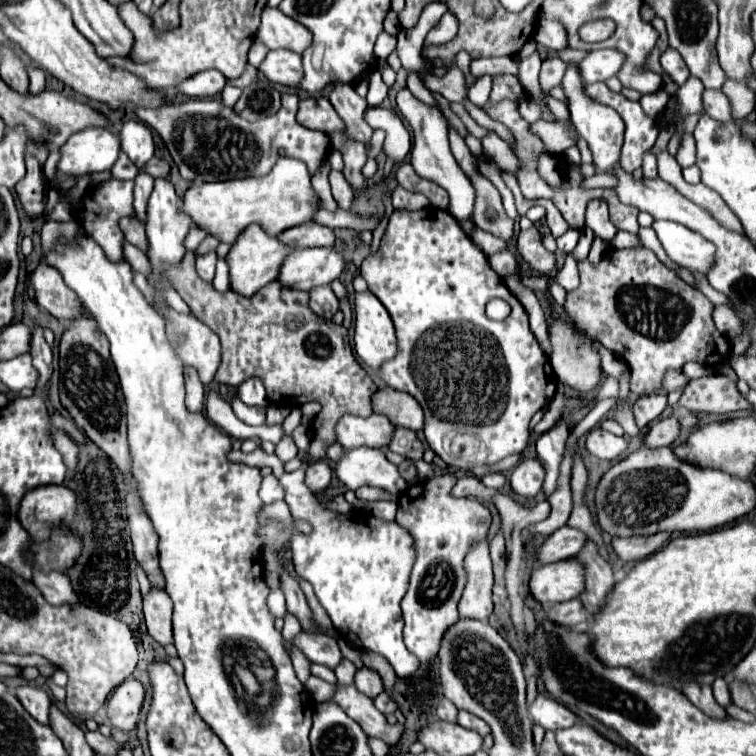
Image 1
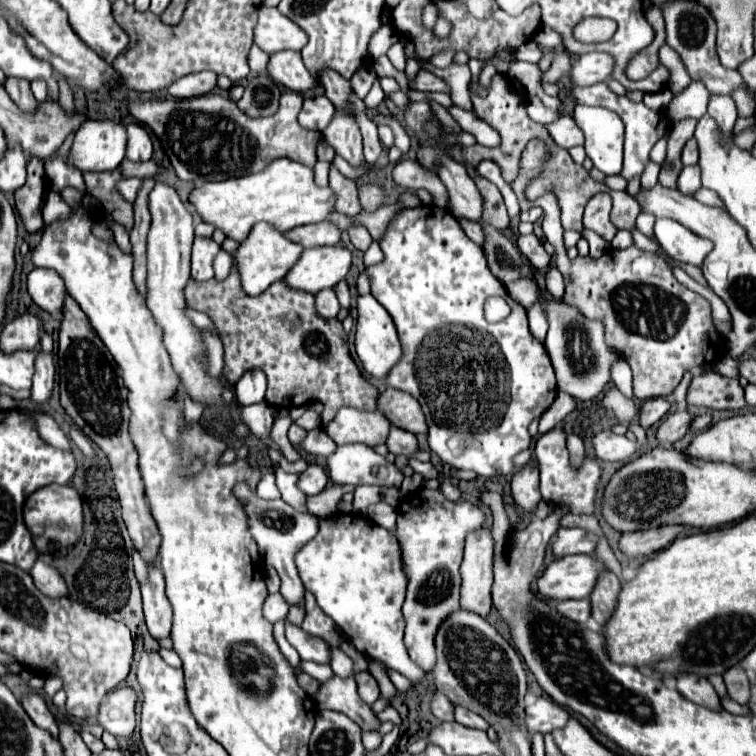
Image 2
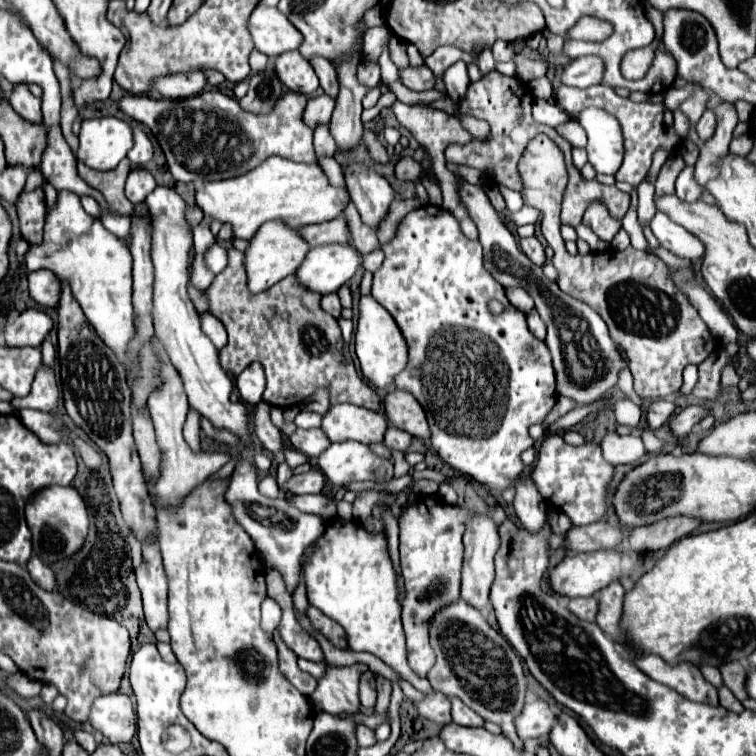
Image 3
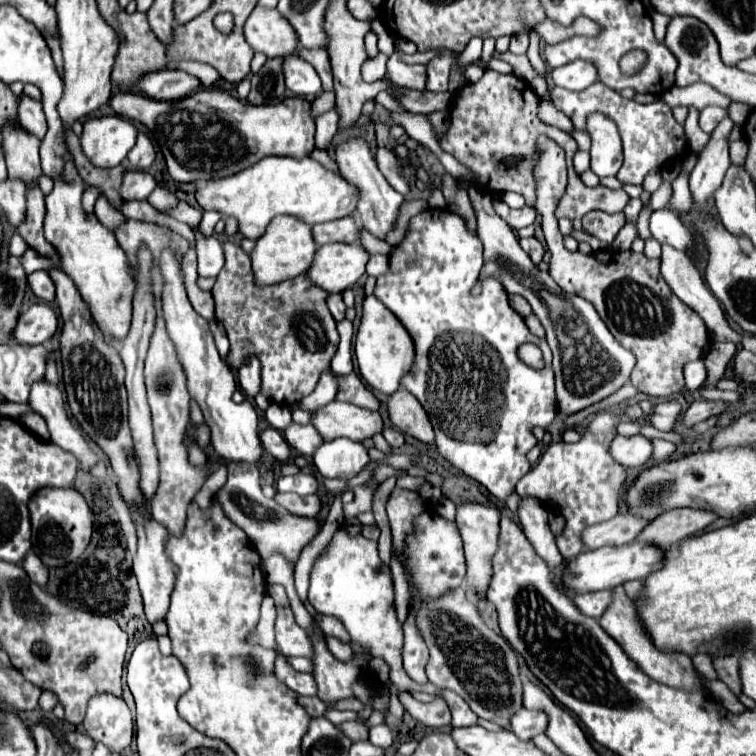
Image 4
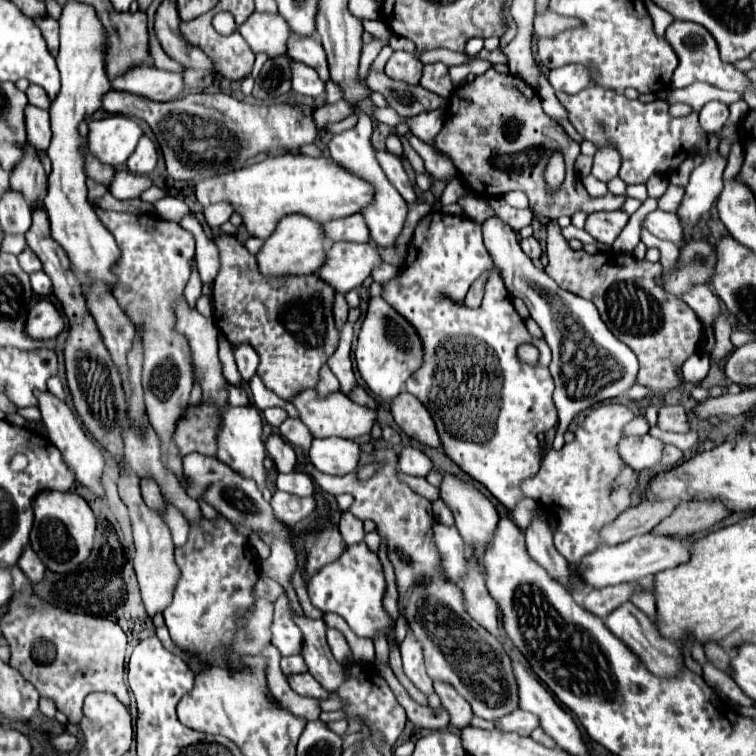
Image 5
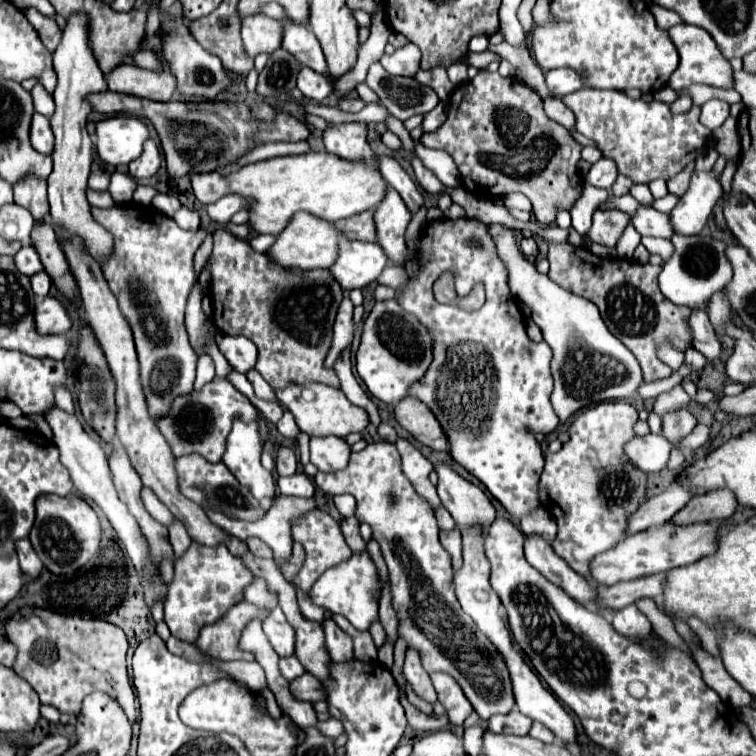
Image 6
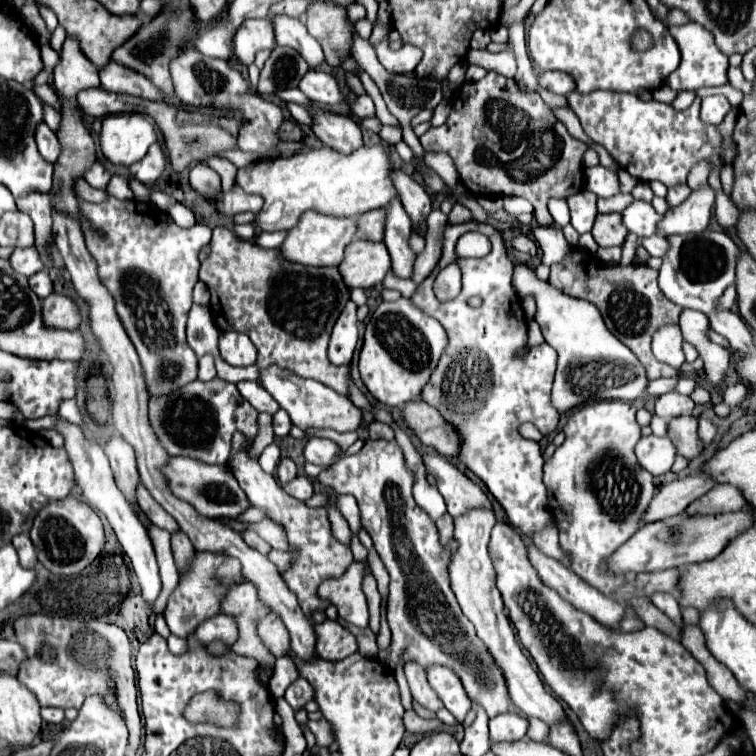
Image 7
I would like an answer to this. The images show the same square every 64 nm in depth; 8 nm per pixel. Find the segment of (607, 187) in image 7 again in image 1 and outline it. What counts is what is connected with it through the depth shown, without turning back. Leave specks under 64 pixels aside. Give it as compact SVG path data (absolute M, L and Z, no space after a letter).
M568 64L566 74L562 78L562 90L568 98L568 110L570 110L572 124L576 128L576 132L588 142L592 156L594 156L594 164L600 170L606 170L612 164L616 164L620 160L620 148L622 148L622 138L624 138L624 124L622 124L622 118L618 116L618 112L614 112L614 108L610 108L610 106L602 106L596 100L590 100L590 96L586 96L586 84L582 84L582 76L580 76L576 64Z

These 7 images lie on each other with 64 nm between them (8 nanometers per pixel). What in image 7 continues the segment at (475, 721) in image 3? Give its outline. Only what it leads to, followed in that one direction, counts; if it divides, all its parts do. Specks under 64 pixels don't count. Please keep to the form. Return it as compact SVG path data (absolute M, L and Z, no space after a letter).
M430 666L428 668L428 682L430 686L436 690L438 698L442 700L442 704L448 708L448 712L458 720L464 722L466 714L472 708L470 698L466 696L462 682L458 680L458 676L454 672L450 672L448 668L442 666Z

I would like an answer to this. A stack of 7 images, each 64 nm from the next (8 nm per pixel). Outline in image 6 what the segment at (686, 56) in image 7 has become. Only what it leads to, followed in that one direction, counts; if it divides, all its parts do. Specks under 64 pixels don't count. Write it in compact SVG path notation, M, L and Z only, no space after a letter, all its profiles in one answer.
M678 24L672 26L668 30L668 36L672 40L672 44L676 46L678 54L680 54L680 64L674 70L674 74L670 76L668 86L676 92L692 86L692 84L708 84L708 86L716 86L716 88L734 88L734 76L732 76L732 66L730 62L720 54L716 42L712 40L712 36L694 24Z

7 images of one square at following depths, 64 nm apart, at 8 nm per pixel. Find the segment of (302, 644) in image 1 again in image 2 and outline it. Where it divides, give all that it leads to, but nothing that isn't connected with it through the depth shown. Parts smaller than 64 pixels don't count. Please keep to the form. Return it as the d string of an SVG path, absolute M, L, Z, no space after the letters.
M286 622L286 638L298 650L302 660L312 660L318 664L330 664L330 644L322 638L314 638L298 626Z

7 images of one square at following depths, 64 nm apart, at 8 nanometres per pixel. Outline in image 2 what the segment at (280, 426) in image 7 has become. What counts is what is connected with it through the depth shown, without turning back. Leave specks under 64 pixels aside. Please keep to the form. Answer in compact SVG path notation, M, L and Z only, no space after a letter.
M322 428L310 430L302 442L302 450L322 456L322 458L330 456L330 452L334 452L334 448L338 448L338 446L334 444L334 440L330 440L330 436L326 432L322 432Z

